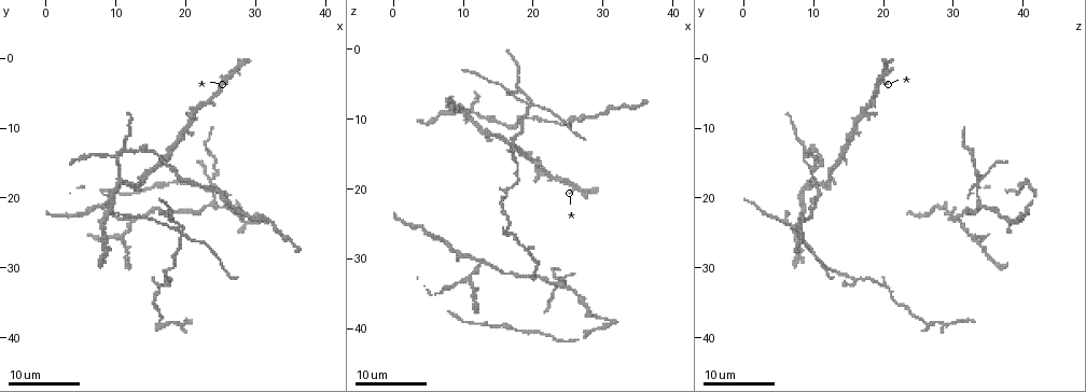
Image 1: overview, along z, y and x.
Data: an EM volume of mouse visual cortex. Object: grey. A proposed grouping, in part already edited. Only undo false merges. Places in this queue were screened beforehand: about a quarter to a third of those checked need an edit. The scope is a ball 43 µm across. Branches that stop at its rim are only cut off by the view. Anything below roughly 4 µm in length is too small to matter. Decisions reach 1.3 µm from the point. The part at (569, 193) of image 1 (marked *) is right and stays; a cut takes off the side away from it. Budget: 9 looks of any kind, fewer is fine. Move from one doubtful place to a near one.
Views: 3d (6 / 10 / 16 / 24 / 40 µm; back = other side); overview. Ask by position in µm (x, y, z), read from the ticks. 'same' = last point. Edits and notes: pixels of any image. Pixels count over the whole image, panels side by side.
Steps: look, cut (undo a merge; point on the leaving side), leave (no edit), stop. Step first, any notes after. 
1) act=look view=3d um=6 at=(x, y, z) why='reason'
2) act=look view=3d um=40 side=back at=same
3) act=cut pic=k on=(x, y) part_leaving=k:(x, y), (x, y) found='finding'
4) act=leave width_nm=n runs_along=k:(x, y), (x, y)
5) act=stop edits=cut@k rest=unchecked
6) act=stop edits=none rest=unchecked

act=look view=3d um=16 at=(12.5, 22.5, 30.0) why='three-way junction'

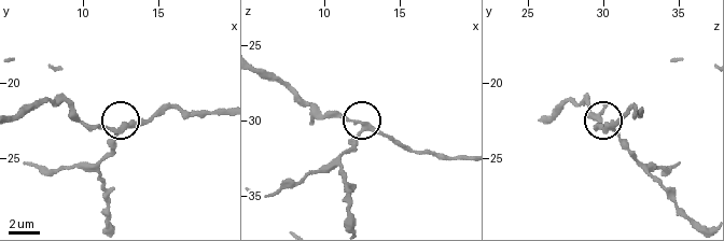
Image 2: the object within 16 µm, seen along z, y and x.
act=look view=3d um=10 at=(12.6, 23.0, 30.2)

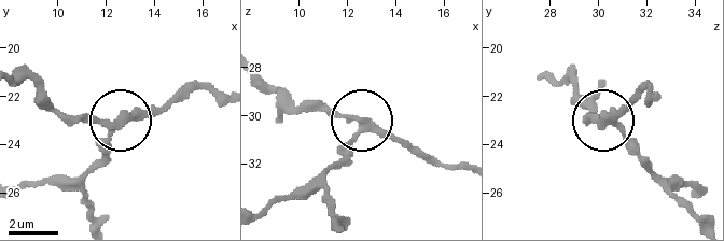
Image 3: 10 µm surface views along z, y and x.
act=look view=3d um=10 side=back at=(12.5, 23.0, 30.2) why='other side'

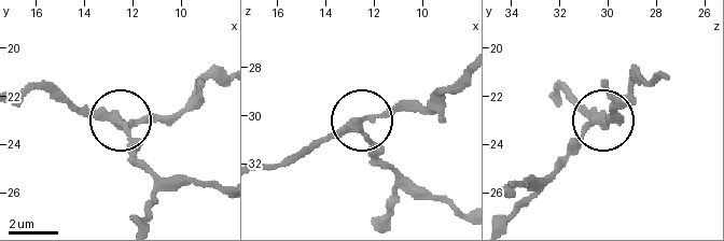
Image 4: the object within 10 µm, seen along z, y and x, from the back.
act=leave arms=3 found='all the same cell'

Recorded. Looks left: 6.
act=look view=3d um=16 at=(8.0, 21.5, 28.5)

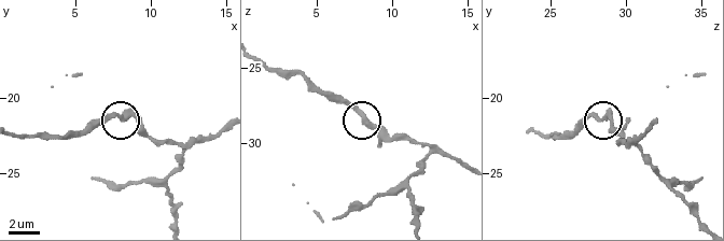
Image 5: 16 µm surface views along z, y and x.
act=look view=3d um=10 at=(8.4, 21.2, 28.6) why='zoom in'

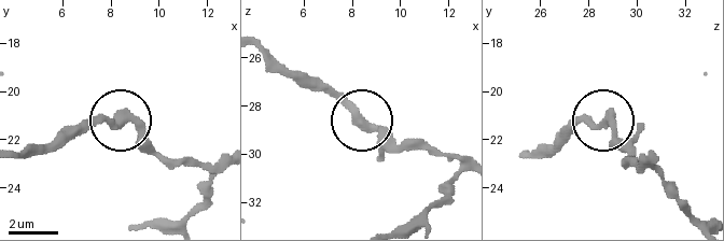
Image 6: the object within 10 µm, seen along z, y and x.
act=leave found='all the same cell'

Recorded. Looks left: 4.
act=look view=3d um=24 at=(27.5, 22.5, 36.5) why='thin neck'

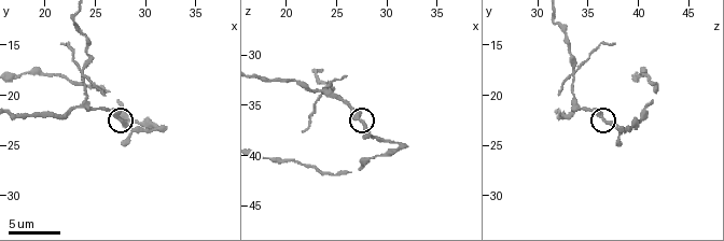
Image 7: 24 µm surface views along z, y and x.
act=look view=3d um=6 at=(27.2, 22.4, 36.4) why='zoom in'

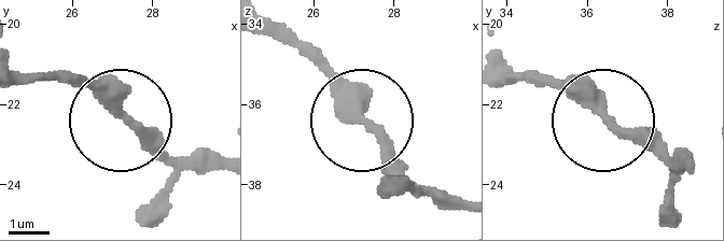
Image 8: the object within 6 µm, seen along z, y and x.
act=leave runs_along=8:(19, 75), (88, 86), (181, 168) found='one cell here'

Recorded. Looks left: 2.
act=look view=3d um=16 at=(19.5, 25.0, 8.0) why='four arms meet'

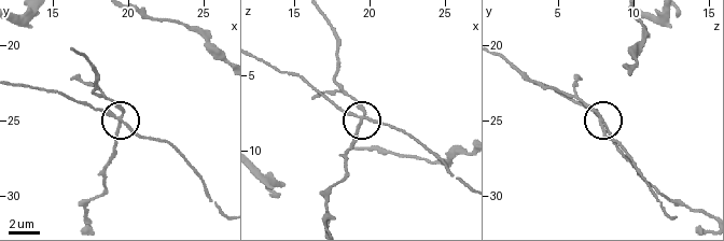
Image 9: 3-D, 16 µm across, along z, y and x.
act=look view=3d um=10 at=(19.6, 24.8, 8.0) why='closer look'

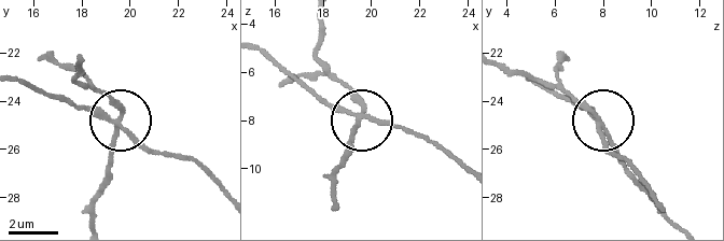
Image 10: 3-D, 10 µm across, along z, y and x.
act=cut pic=10 on=(112, 98) width_nm=180 part_leaving=10:(120, 126), (113, 173), (95, 221) found='two cells meet here'

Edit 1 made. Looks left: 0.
act=stop edits=cut@10 rest=unchecked

